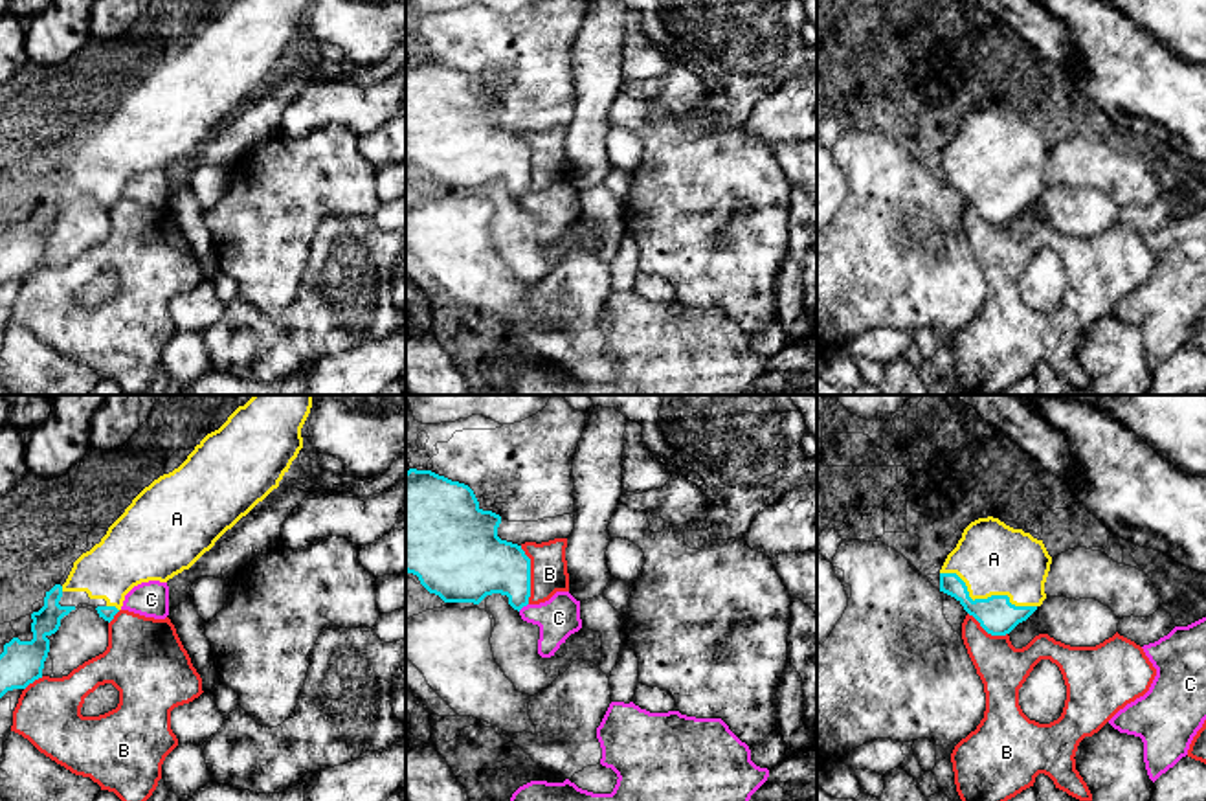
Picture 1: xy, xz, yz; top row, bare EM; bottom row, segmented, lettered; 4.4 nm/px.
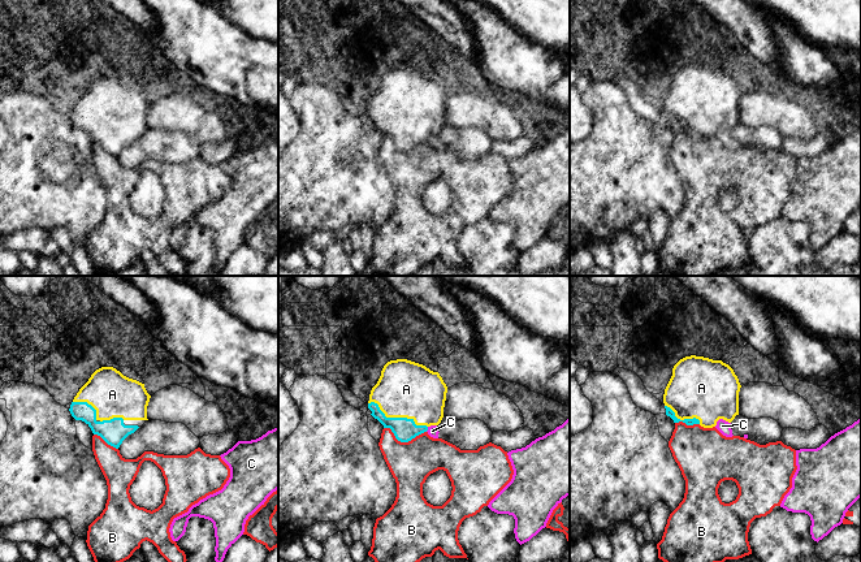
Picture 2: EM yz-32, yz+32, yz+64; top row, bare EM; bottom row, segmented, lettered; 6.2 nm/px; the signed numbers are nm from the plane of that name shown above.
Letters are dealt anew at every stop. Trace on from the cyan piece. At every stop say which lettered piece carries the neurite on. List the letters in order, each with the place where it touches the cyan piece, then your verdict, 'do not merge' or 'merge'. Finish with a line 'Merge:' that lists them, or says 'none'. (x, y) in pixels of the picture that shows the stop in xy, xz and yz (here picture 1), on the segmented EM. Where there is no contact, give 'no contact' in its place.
A: yz (986, 599) | merge
B: xz (529, 575) | do not merge
C: xz (522, 607) | do not merge
Merge: A

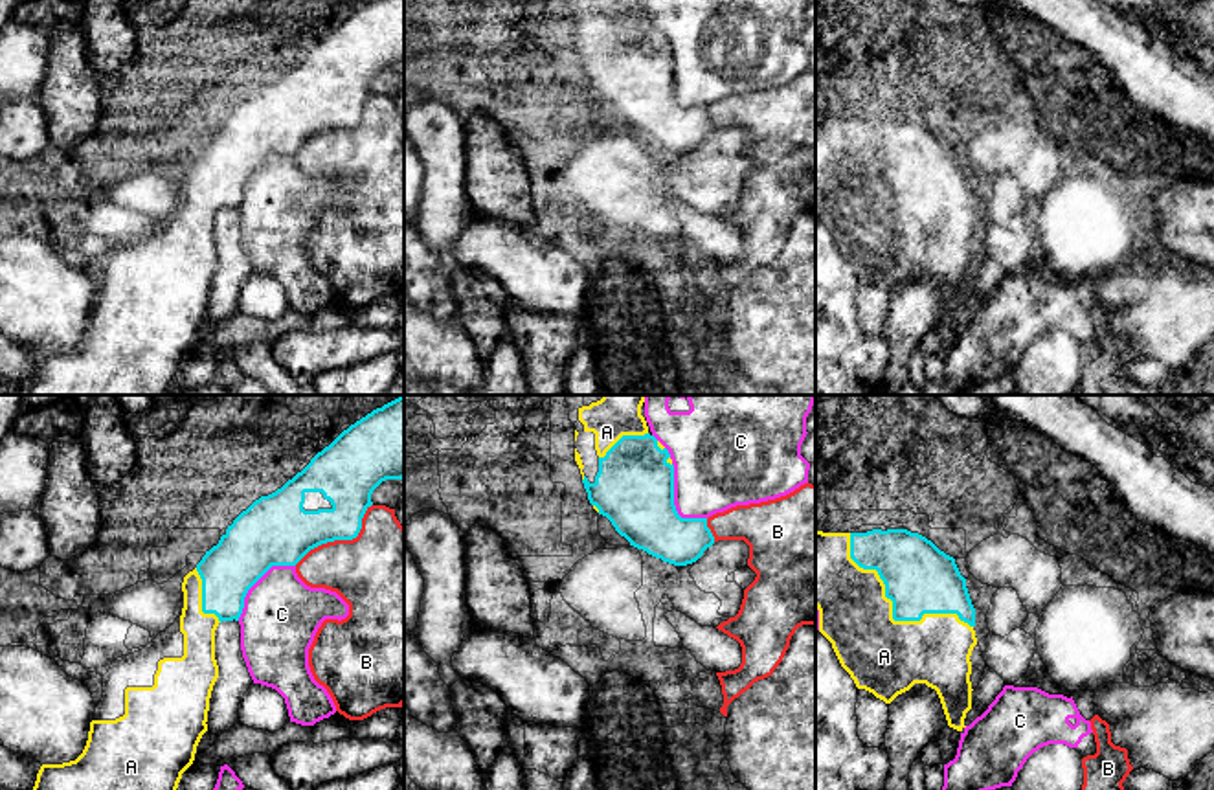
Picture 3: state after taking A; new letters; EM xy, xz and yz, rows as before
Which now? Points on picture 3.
A: yz (893, 610) | merge
B: xy (340, 539) | do not merge
C: xz (673, 502) | do not merge
Merge: A

